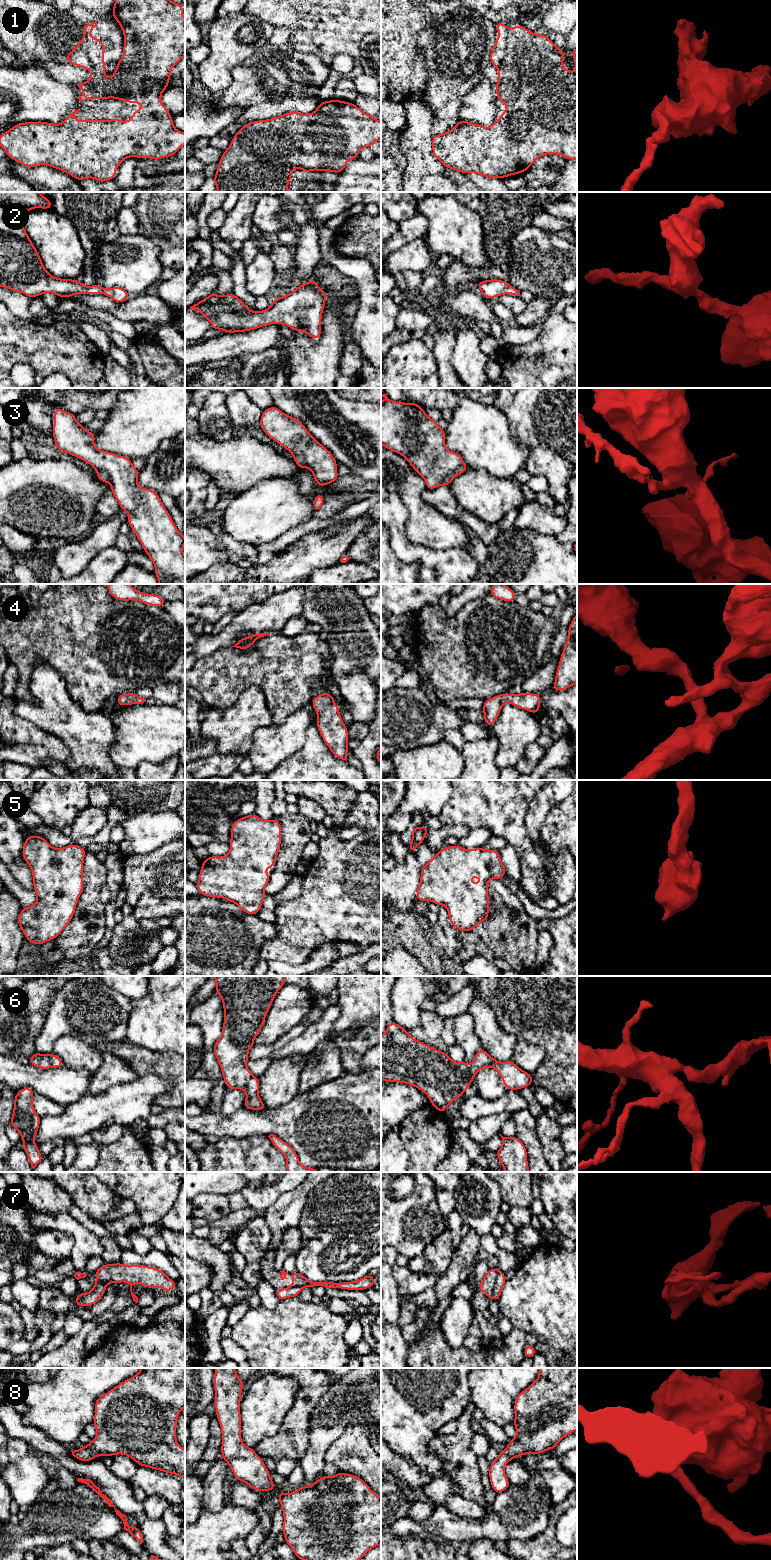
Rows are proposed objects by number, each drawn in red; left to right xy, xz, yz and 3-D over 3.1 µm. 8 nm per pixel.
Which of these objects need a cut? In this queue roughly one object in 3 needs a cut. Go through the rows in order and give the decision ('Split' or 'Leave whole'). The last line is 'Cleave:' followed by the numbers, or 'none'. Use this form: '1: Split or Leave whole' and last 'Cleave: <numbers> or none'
1: Split
2: Leave whole
3: Leave whole
4: Leave whole
5: Leave whole
6: Leave whole
7: Split
8: Leave whole
Cleave: 1, 7

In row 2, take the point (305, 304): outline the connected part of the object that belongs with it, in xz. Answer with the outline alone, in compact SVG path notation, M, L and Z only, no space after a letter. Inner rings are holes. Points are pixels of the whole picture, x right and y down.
M312 278L309 282L299 285L290 294L274 298L271 306L263 311L249 310L246 304L233 292L223 296L212 292L208 297L191 306L189 310L199 310L211 323L212 329L224 330L225 333L246 332L270 324L285 324L291 330L302 331L312 339L318 340L322 332L321 320L327 297L326 292Z

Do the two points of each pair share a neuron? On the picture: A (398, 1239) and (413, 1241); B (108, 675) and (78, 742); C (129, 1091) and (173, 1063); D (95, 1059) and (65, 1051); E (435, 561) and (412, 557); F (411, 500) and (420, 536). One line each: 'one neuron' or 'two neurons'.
A: one neuron
B: two neurons
C: two neurons
D: one neuron
E: one neuron
F: one neuron

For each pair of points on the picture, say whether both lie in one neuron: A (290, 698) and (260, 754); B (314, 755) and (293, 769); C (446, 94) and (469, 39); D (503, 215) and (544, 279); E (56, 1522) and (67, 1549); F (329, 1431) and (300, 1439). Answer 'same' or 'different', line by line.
A: different
B: same
C: same
D: different
E: different
F: different

